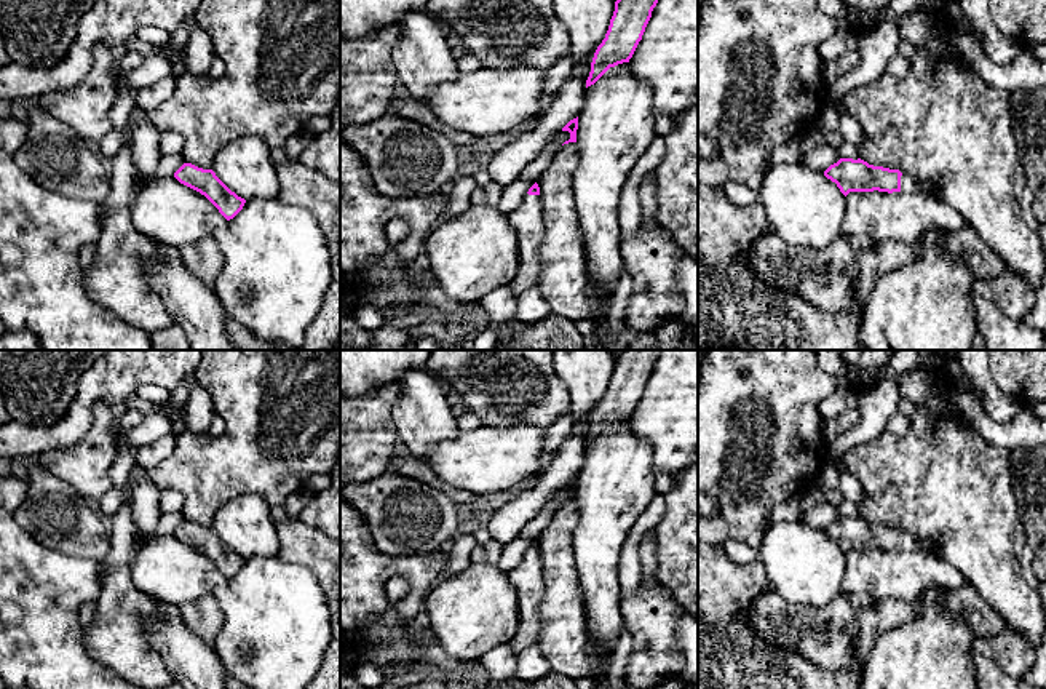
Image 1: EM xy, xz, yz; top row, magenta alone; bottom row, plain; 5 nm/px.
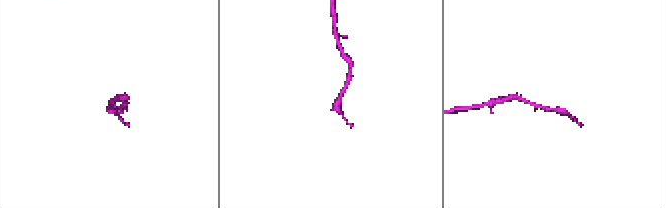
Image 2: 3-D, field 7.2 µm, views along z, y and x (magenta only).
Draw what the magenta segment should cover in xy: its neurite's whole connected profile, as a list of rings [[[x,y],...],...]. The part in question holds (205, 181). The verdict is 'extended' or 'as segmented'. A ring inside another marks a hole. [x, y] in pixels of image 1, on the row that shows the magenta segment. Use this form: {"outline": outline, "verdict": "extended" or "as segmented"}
{"outline": [[[184,163],[174,177],[204,195],[227,219],[233,219],[244,206],[246,200],[232,192],[212,169],[203,169],[192,163]]], "verdict": "as segmented"}

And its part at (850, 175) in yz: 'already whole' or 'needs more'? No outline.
needs more

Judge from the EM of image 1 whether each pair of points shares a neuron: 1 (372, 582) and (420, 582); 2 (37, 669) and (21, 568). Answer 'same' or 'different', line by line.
1: same
2: same

